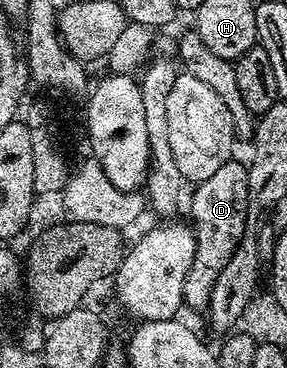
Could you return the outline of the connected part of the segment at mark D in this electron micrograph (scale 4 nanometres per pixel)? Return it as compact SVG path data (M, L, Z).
M231 159L219 167L208 179L197 182L193 186L194 194L189 194L190 217L194 238L196 239L196 255L192 259L192 267L188 271L188 279L184 279L185 308L205 310L210 303L212 287L224 271L224 263L232 259L240 239L246 234L246 212L250 210L250 192L248 191L249 168L238 159Z

